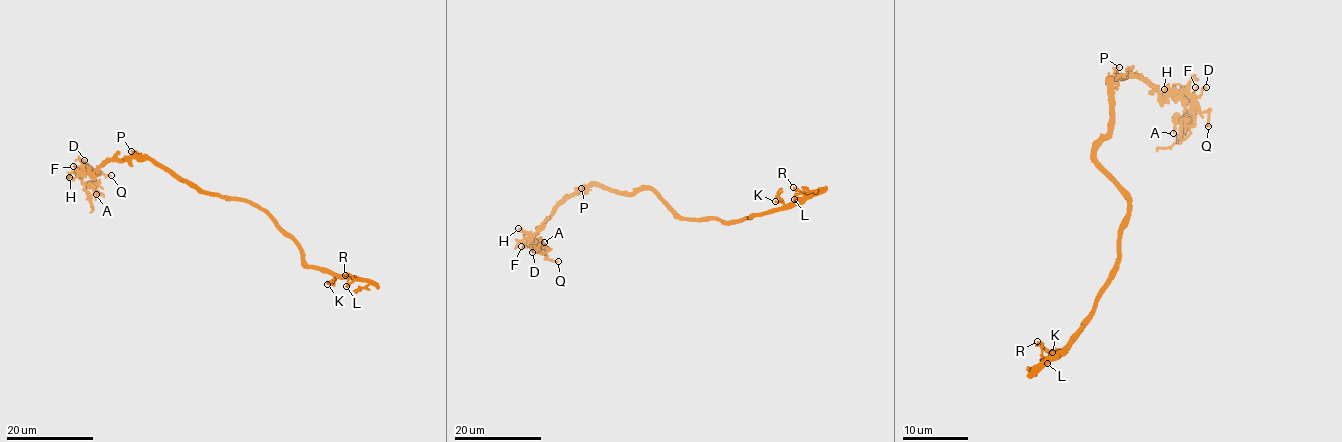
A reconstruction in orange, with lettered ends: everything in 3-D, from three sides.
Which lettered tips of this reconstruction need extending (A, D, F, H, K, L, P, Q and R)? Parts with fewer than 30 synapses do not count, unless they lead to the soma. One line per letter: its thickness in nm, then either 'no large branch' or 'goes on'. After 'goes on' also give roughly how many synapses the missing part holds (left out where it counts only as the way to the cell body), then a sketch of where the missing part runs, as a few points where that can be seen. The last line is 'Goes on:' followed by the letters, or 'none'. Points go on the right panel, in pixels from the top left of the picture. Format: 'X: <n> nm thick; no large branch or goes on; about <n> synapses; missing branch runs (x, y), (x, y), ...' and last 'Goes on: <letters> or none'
A: 220 nm thick; no large branch
D: 260 nm thick; no large branch
F: 170 nm thick; no large branch
H: 120 nm thick; no large branch
K: 180 nm thick; no large branch
L: 190 nm thick; no large branch
P: 160 nm thick; no large branch
Q: 130 nm thick; no large branch
R: 130 nm thick; no large branch
Goes on: none

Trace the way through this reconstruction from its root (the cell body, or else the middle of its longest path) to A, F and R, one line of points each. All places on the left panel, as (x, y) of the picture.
A: (213, 194), (190, 186), (149, 159), (127, 157), (115, 158), (82, 176), (82, 181), (88, 184), (96, 194)
F: (213, 194), (190, 186), (149, 159), (115, 158), (92, 173), (73, 166)
R: (213, 194), (259, 205), (290, 236), (308, 265), (345, 275)

